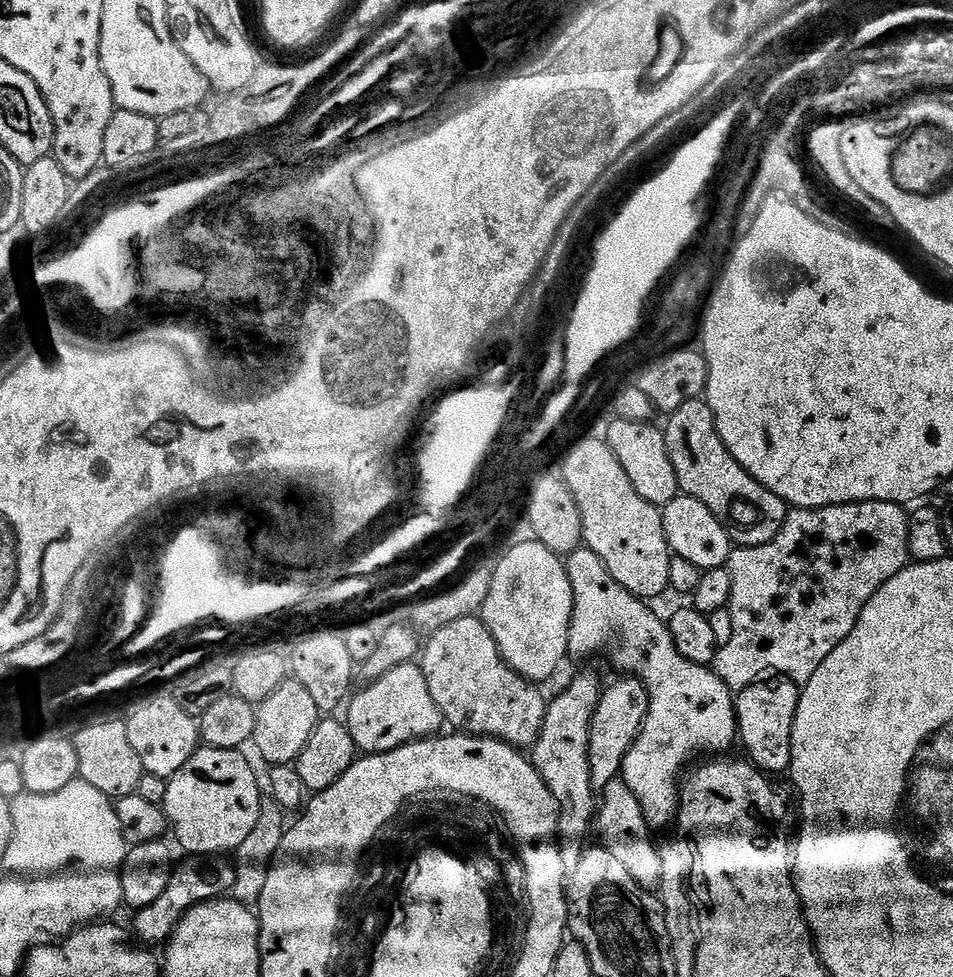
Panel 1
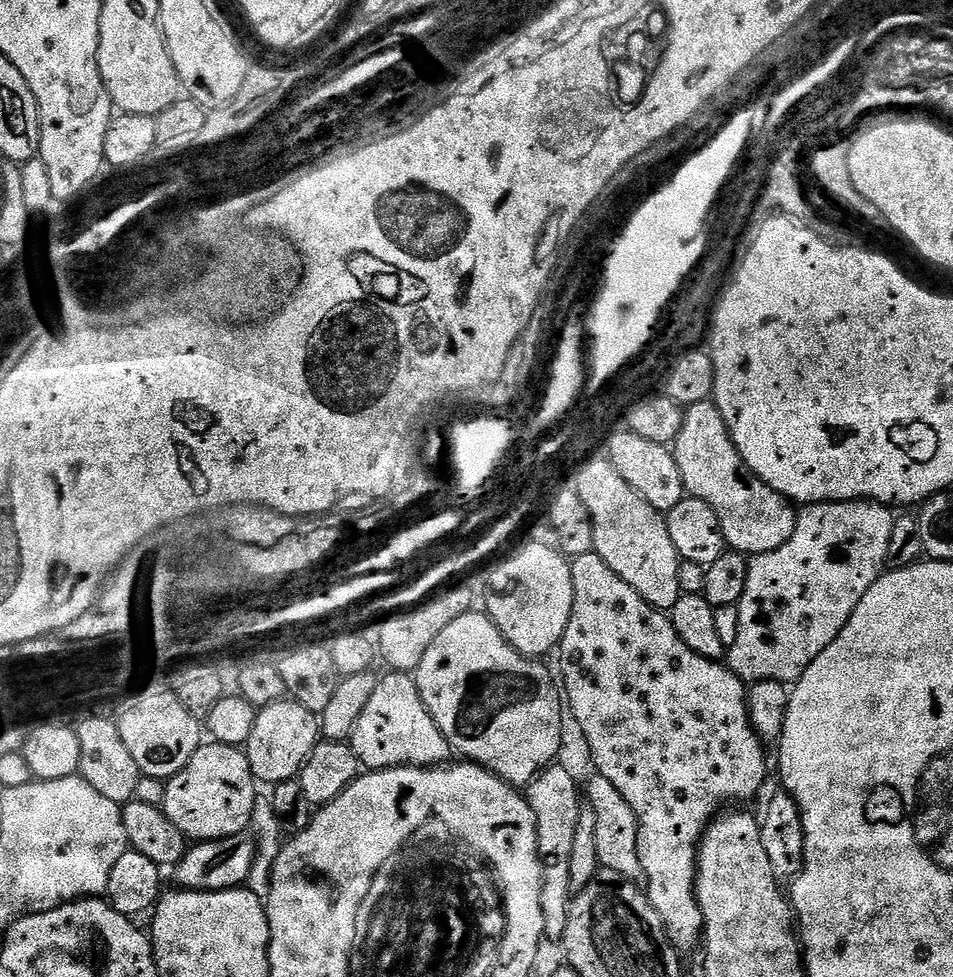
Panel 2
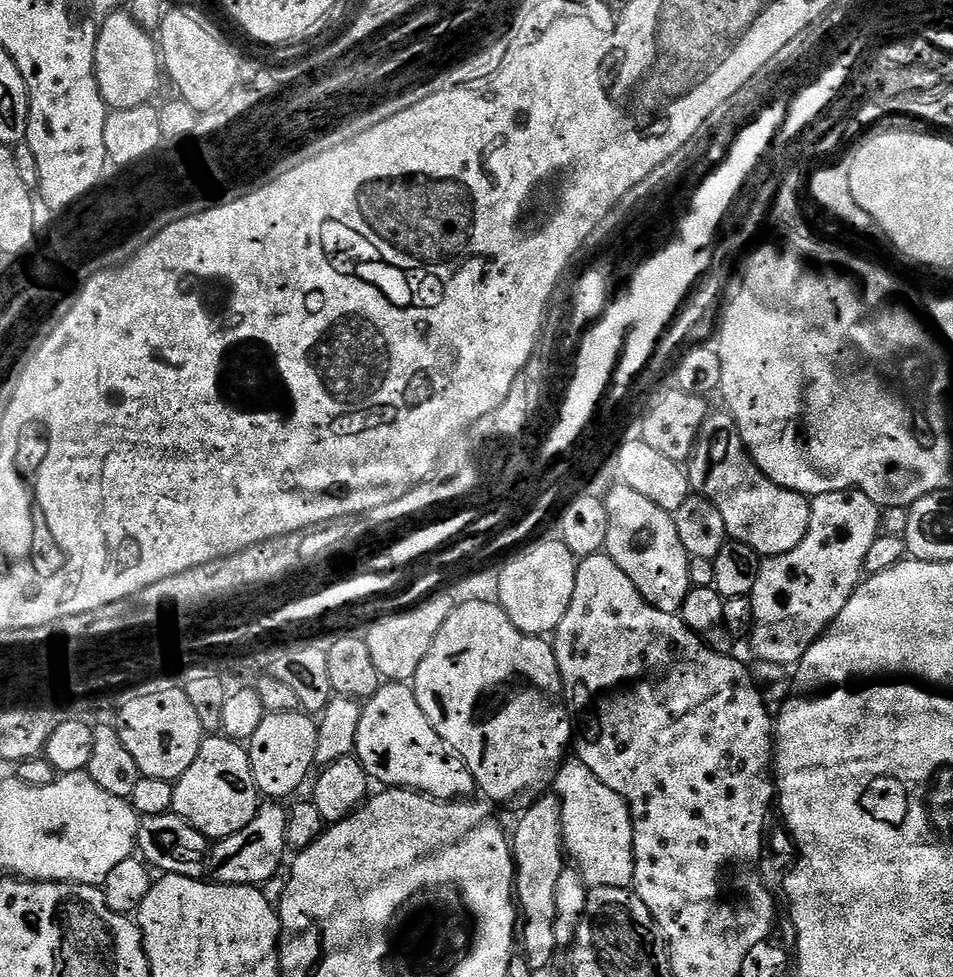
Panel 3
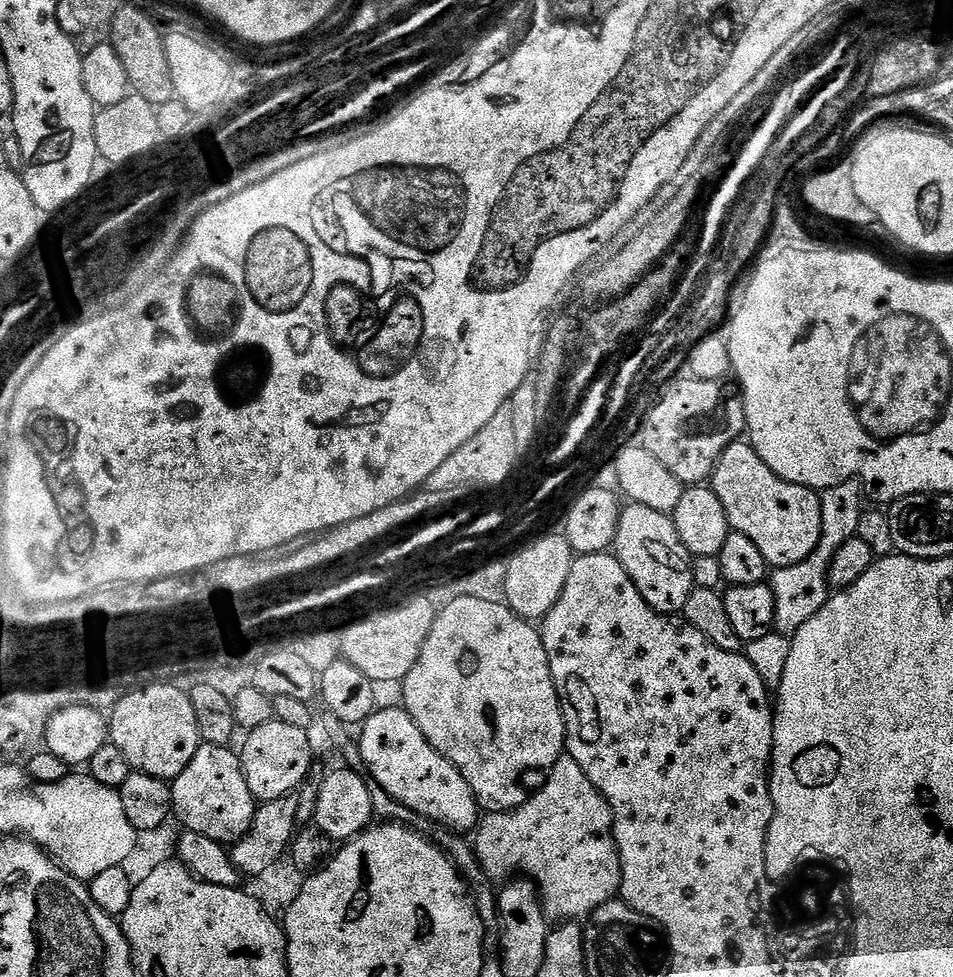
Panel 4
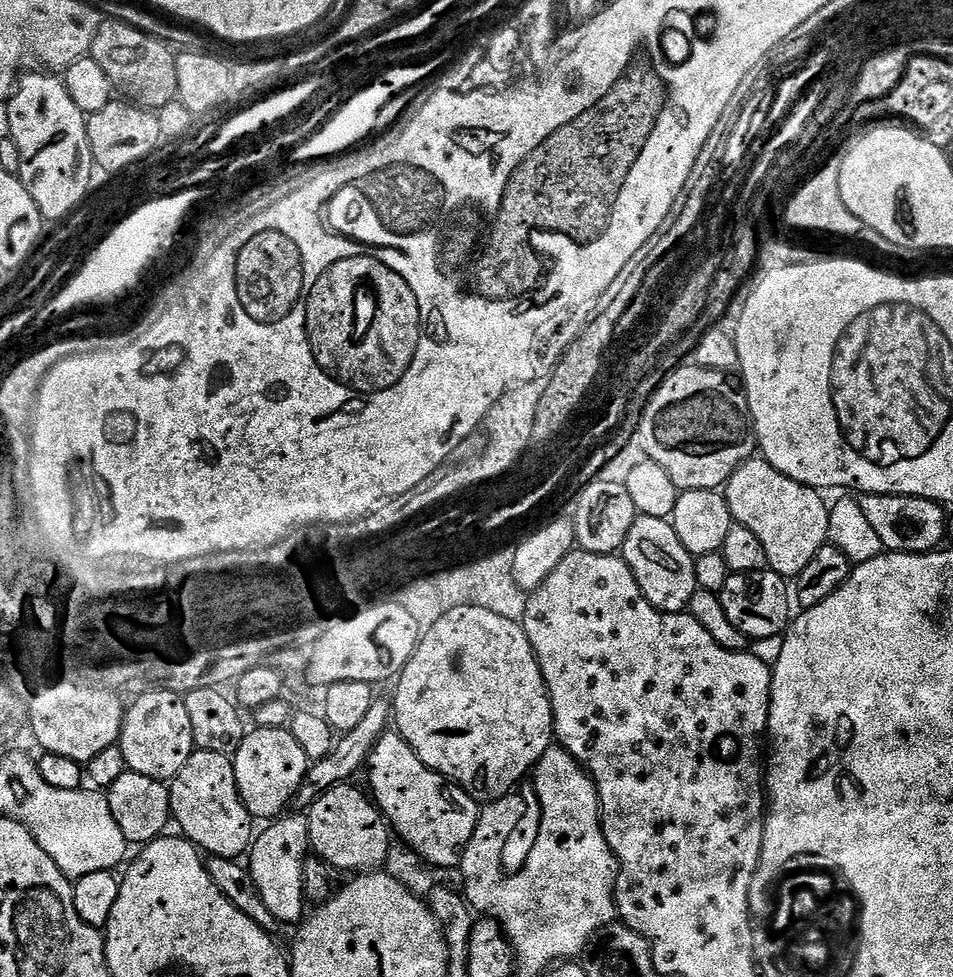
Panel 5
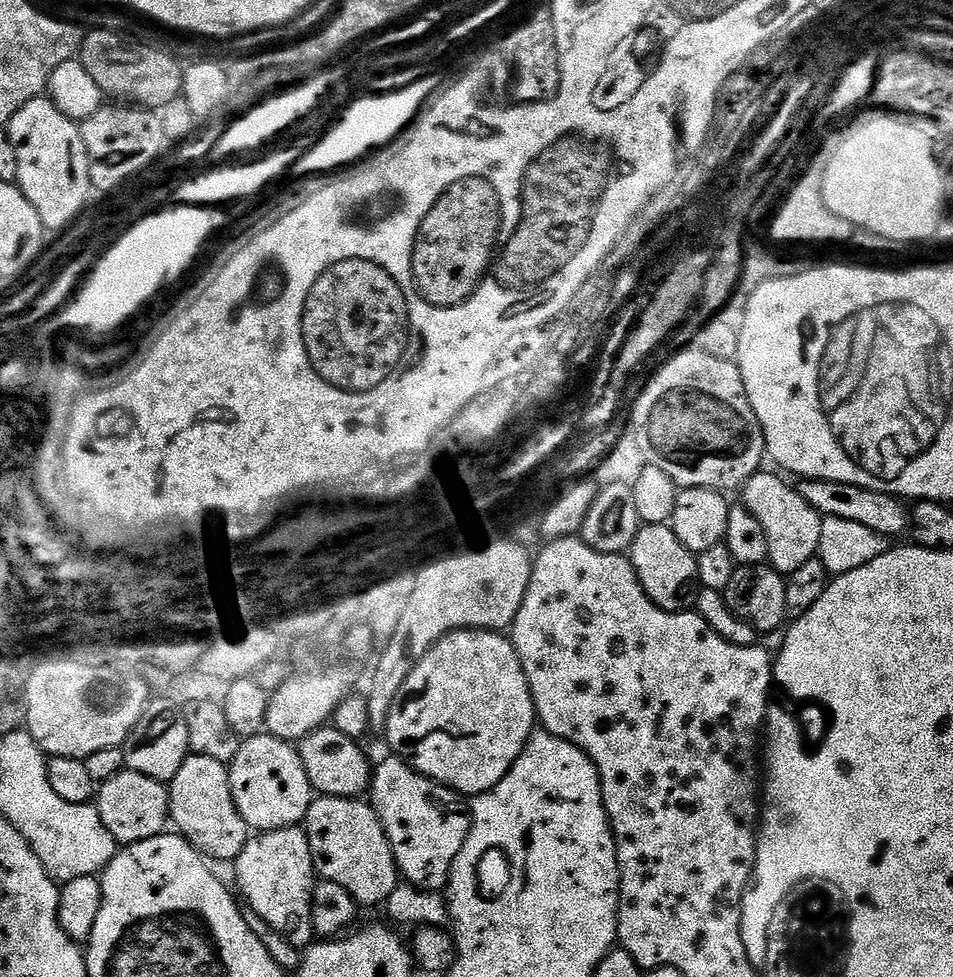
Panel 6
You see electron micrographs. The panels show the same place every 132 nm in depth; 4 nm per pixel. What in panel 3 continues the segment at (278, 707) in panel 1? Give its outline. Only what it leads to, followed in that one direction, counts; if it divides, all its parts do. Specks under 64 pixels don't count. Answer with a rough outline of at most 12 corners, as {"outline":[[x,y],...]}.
{"outline":[[267,713],[246,744],[261,797],[313,775],[317,721]]}

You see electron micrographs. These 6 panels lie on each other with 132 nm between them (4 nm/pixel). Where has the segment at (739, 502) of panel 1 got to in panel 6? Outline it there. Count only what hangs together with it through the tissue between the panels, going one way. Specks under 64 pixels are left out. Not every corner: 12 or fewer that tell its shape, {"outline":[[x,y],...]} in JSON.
{"outline":[[758,471],[742,504],[766,530],[767,563],[817,559],[822,517],[783,475]]}

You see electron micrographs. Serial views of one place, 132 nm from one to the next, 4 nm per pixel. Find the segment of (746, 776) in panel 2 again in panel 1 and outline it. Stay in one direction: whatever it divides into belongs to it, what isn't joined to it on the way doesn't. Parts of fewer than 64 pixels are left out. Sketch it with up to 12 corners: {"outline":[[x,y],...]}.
{"outline":[[587,546],[566,557],[568,656],[608,652],[648,713],[622,778],[648,827],[737,743],[736,696]]}

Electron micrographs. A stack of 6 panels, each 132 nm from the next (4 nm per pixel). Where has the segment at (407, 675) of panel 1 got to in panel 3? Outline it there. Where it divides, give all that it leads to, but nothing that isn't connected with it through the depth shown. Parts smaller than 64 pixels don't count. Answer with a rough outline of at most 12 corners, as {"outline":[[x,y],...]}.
{"outline":[[404,682],[363,701],[373,781],[460,802],[478,789]]}

